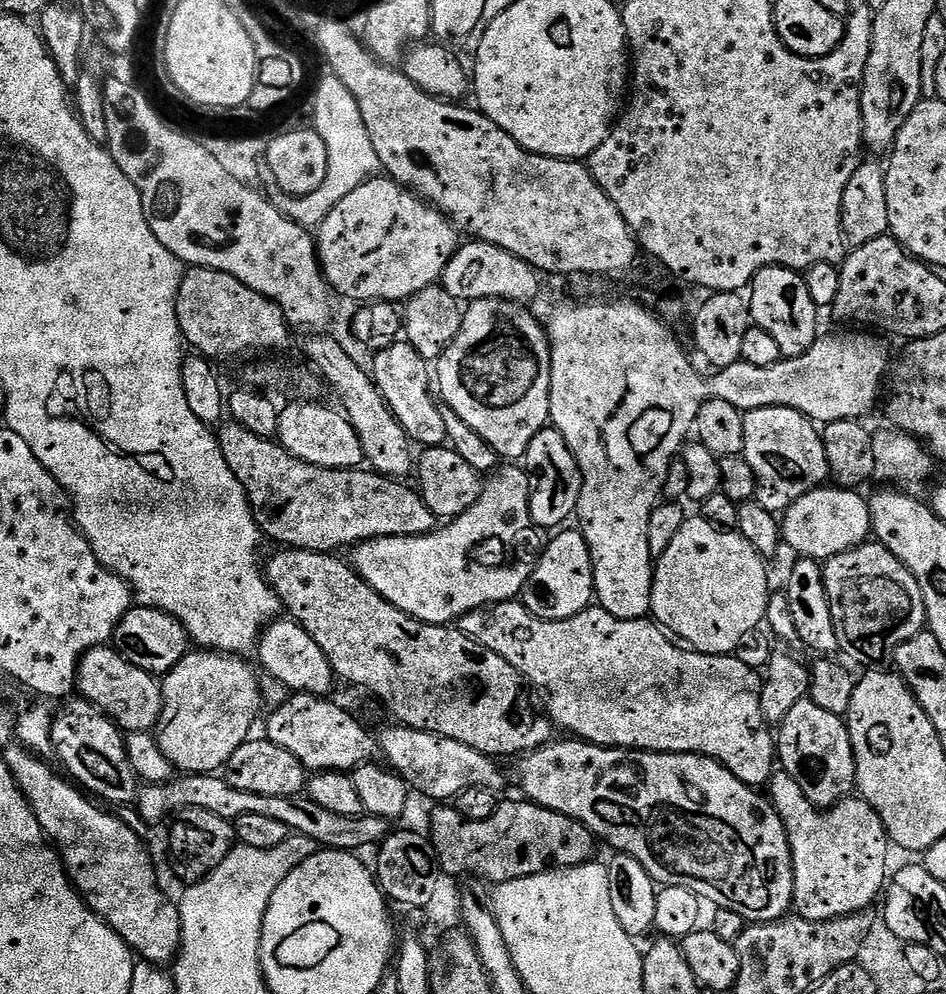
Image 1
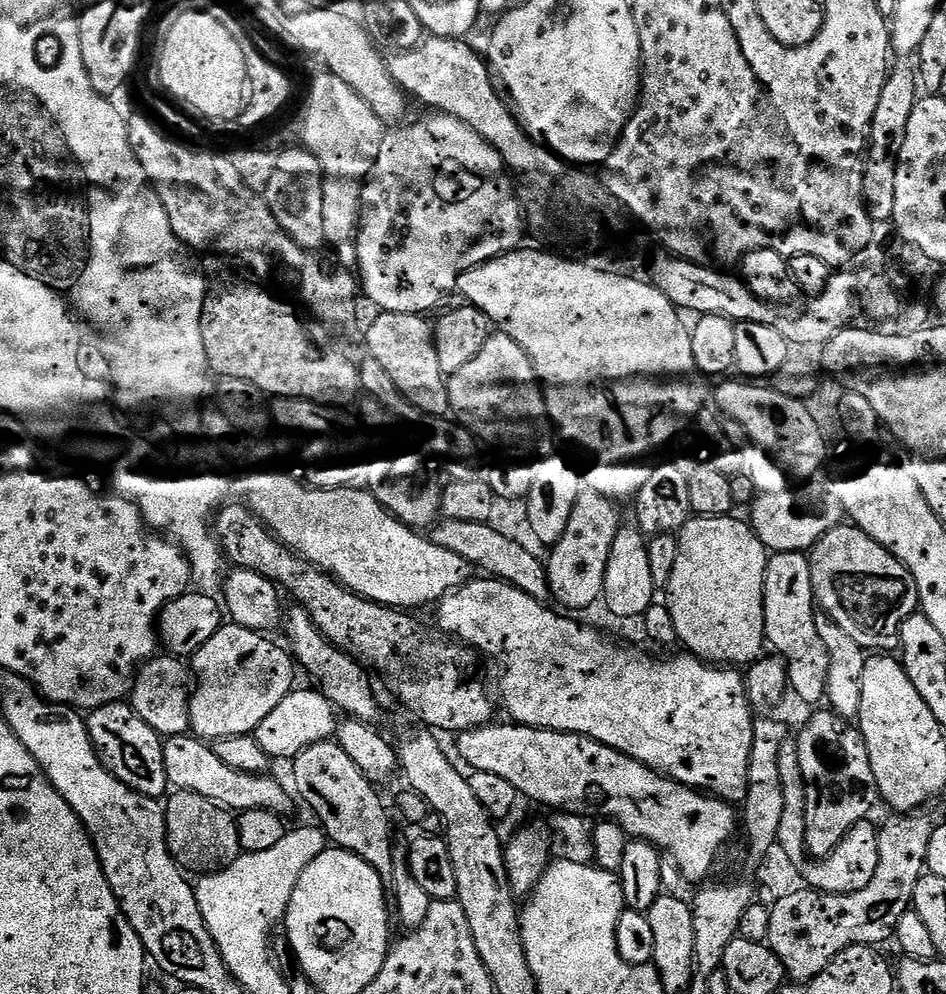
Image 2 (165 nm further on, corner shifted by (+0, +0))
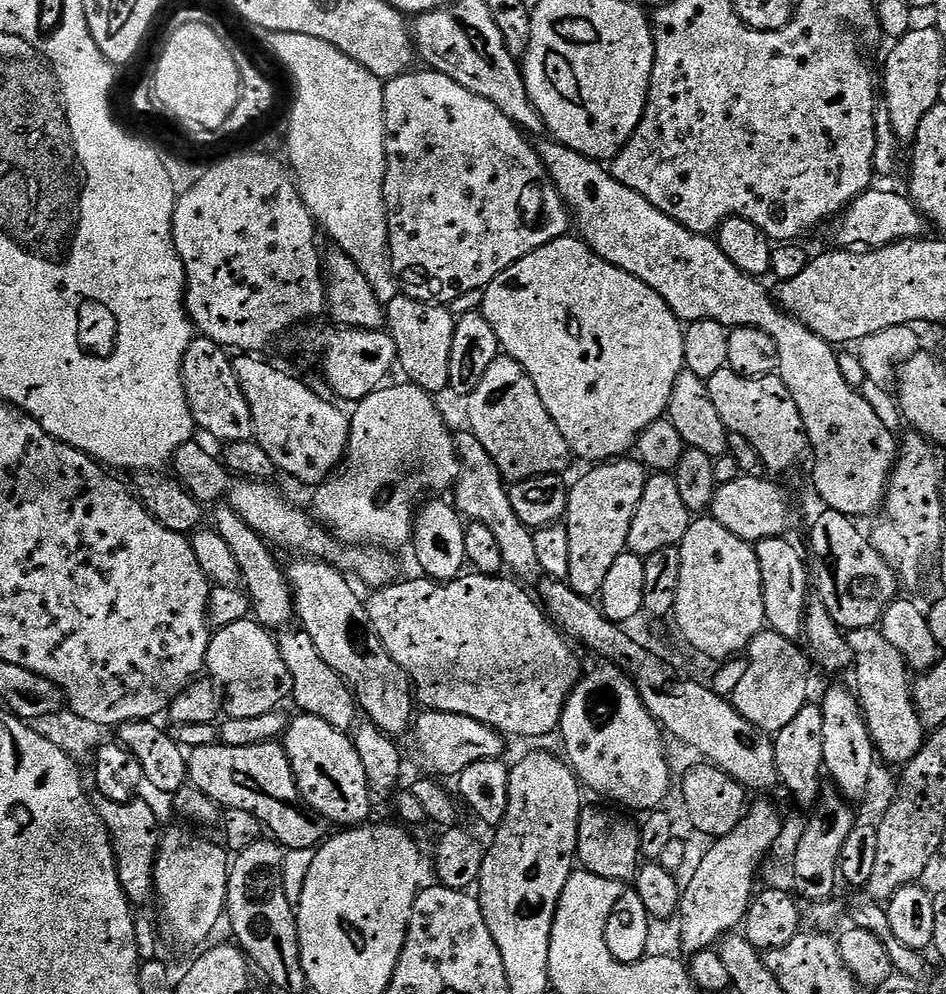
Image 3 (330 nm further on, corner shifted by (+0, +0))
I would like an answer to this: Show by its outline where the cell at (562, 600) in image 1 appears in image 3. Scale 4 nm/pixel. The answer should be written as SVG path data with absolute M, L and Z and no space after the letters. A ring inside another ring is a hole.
M636 458L597 463L568 489L566 527L570 538L570 574L566 583L580 596L596 598L604 591L606 573L627 549L627 535L650 477Z

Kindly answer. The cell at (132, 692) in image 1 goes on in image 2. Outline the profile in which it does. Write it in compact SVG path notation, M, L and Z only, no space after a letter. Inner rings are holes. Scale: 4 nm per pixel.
M167 654L157 655L137 671L132 681L130 703L133 710L161 737L183 736L189 731L190 702L194 677L192 669L183 659Z

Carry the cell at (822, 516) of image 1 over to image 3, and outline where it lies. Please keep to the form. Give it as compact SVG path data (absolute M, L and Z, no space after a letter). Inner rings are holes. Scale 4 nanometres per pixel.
M740 475L734 481L720 484L716 489L715 500L710 509L711 519L726 526L730 534L749 542L769 540L775 536L783 537L784 532L792 524L792 504L788 496L775 484L764 476Z

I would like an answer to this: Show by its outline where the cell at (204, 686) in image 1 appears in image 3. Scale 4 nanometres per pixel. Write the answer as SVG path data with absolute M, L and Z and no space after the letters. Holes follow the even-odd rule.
M252 618L211 633L206 672L224 688L226 712L231 718L258 718L258 714L275 712L292 695L290 670L282 662L277 637Z

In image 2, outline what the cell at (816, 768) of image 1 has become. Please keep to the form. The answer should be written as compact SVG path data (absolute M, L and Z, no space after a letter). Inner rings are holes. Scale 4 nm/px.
M823 710L824 712L816 712L804 725L800 728L800 733L795 733L794 743L796 745L796 753L798 754L798 766L802 766L802 778L804 779L804 797L806 798L806 810L804 811L804 846L807 855L812 858L823 858L833 852L839 846L846 834L854 826L858 826L862 821L869 819L873 814L872 807L878 804L878 793L876 791L876 783L874 782L874 770L870 766L870 754L864 745L864 738L860 735L855 727L845 726L840 717L831 710Z

